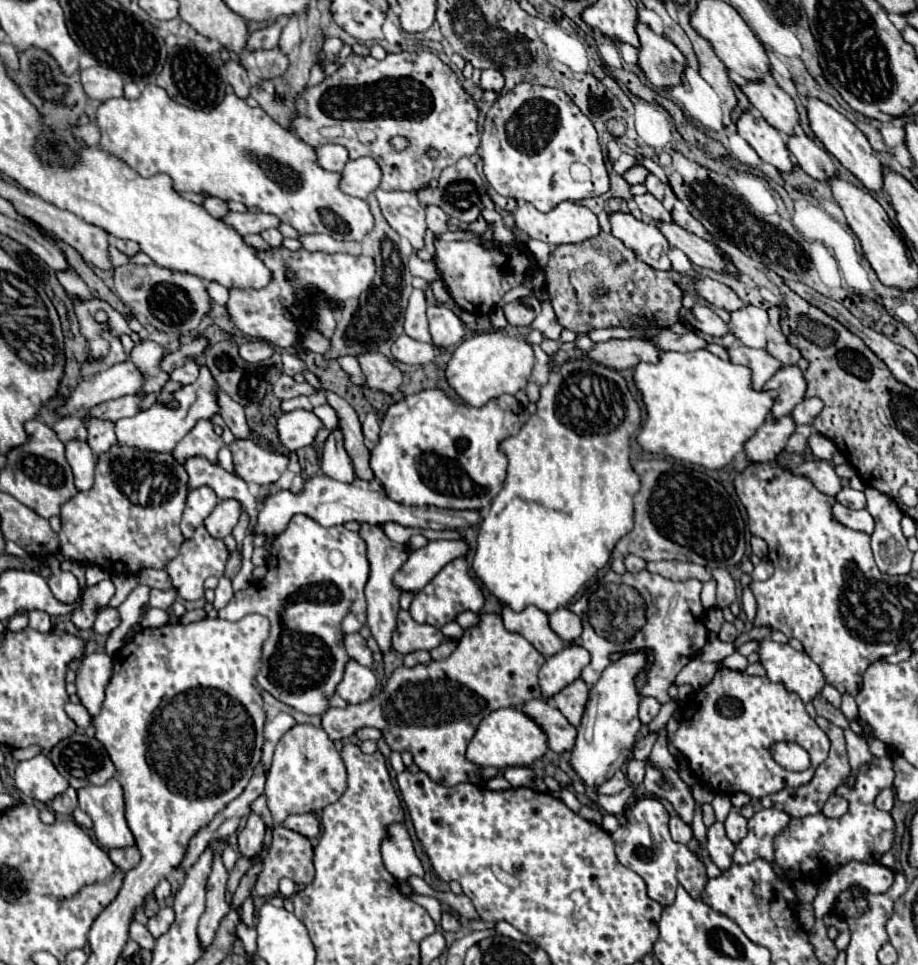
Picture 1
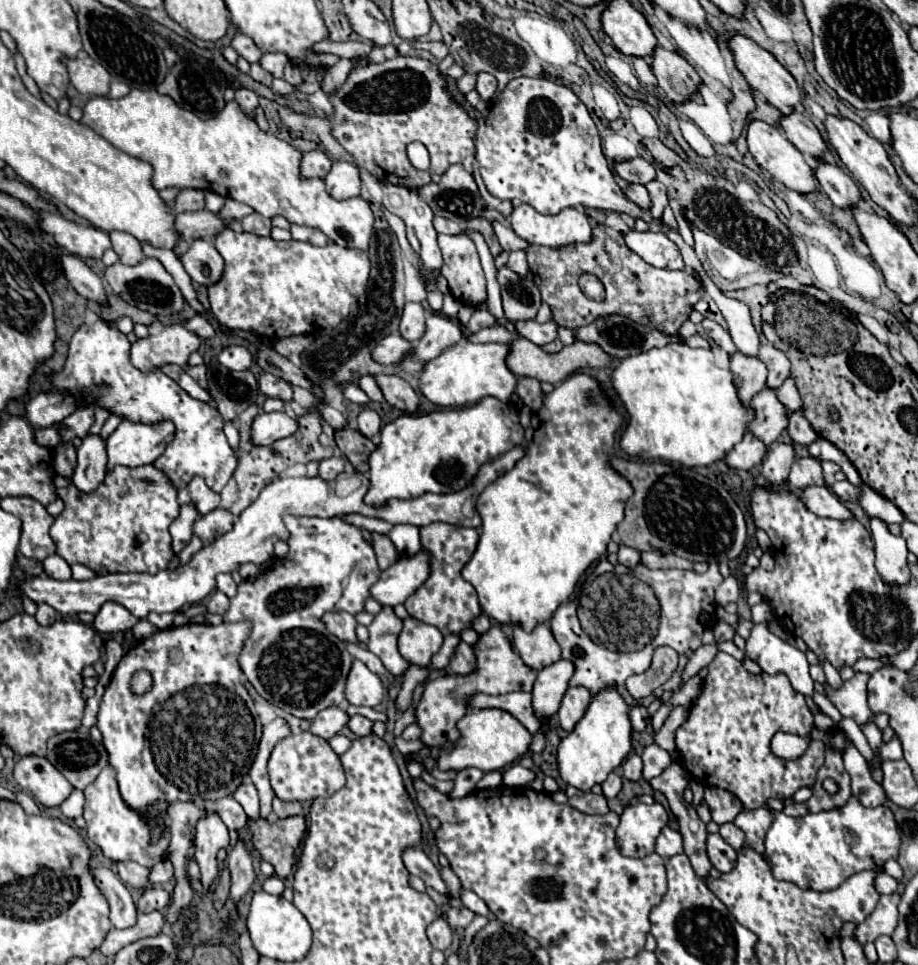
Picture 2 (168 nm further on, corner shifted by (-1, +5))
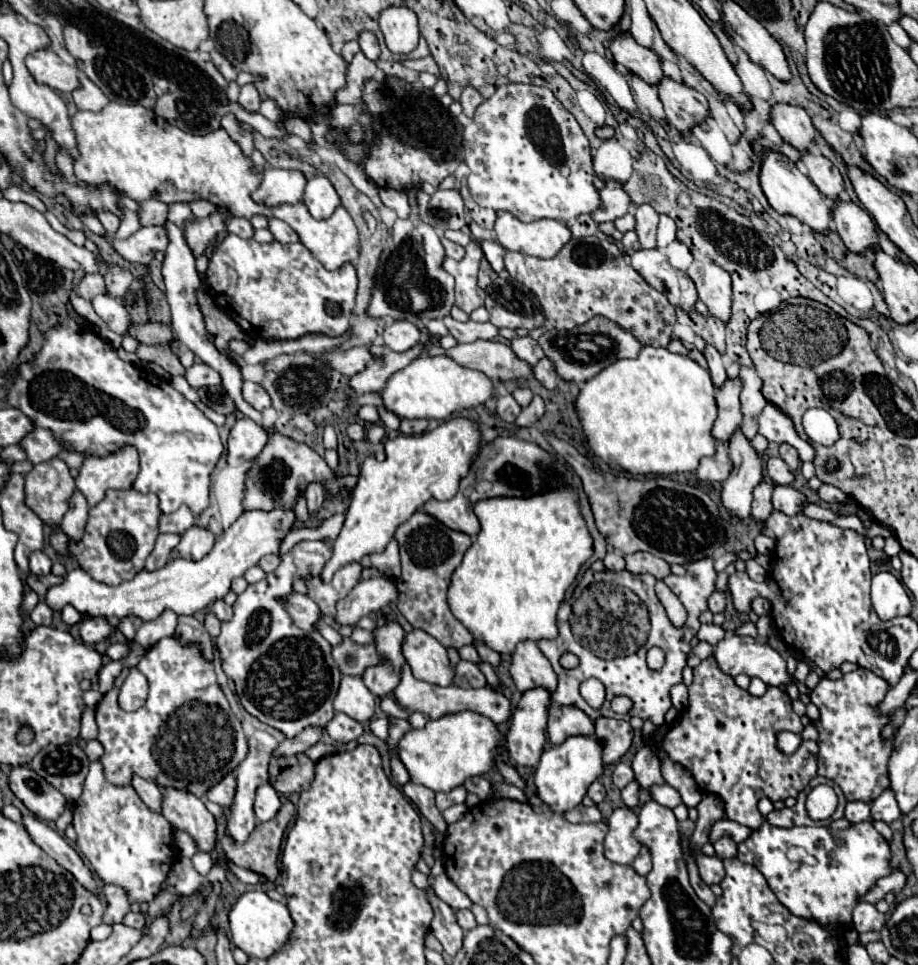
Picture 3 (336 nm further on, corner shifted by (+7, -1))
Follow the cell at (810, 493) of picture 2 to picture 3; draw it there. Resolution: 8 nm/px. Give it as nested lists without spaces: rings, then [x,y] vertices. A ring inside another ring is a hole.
[[[775,486],[773,490],[773,508],[781,510],[787,516],[797,516],[803,512],[803,506],[809,504],[809,498],[791,488],[791,486]]]

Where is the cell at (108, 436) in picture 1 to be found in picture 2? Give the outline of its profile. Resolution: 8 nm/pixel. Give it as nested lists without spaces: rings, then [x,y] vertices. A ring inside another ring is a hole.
[[[85,436],[77,448],[77,468],[73,472],[73,484],[81,492],[93,492],[105,478],[107,454],[105,442],[99,436]]]

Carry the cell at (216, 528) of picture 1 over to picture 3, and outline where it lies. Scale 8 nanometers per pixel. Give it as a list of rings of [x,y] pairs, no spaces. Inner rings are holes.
[[[195,524],[181,536],[177,550],[181,552],[183,558],[199,560],[213,548],[213,544],[215,544],[215,534],[209,532],[207,528],[203,528],[203,526]]]

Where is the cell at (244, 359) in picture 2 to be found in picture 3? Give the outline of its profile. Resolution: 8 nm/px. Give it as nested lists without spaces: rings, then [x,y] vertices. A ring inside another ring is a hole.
[[[193,364],[187,374],[185,380],[197,390],[197,388],[207,388],[207,386],[215,386],[221,384],[219,374],[215,374],[215,370],[211,370],[211,366],[207,364]]]

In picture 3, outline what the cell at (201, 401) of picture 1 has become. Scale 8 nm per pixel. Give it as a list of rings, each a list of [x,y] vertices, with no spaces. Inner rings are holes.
[[[121,446],[115,454],[103,458],[85,458],[79,476],[75,480],[89,502],[95,506],[103,500],[109,488],[129,488],[139,474],[139,452],[135,446]]]

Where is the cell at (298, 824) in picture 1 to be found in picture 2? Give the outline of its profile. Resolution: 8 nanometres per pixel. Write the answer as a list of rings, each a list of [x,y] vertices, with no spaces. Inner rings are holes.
[[[273,798],[273,812],[279,818],[287,818],[287,816],[295,816],[295,814],[303,814],[303,808],[299,802],[285,802],[281,798]]]

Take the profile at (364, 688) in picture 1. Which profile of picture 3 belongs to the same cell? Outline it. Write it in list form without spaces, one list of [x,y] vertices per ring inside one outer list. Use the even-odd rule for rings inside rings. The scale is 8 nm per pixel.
[[[343,676],[333,706],[337,712],[343,712],[365,724],[375,714],[375,696],[371,694],[371,690],[367,690],[361,678]]]

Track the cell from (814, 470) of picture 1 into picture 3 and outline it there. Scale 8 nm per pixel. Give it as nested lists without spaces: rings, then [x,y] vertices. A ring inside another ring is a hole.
[[[769,458],[765,464],[765,474],[775,482],[775,484],[791,484],[795,480],[795,474],[787,470],[787,464],[781,458]]]

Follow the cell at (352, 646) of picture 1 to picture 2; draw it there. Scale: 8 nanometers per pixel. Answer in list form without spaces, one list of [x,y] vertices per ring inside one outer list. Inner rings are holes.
[[[327,612],[327,614],[323,614],[321,622],[339,640],[343,640],[343,642],[355,642],[355,644],[359,642],[357,636],[355,636],[355,626],[357,626],[355,616],[347,614],[347,612]]]

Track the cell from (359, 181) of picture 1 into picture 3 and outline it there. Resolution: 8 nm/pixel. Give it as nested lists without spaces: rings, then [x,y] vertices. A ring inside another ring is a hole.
[[[315,176],[307,182],[303,202],[307,204],[309,212],[315,218],[327,218],[341,204],[341,198],[339,198],[335,186],[327,178]]]

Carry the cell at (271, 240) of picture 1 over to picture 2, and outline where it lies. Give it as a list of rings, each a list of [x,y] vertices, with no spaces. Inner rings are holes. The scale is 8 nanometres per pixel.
[[[257,212],[245,216],[245,218],[241,220],[241,224],[243,224],[243,230],[245,230],[245,232],[253,232],[253,234],[257,234],[257,236],[269,236],[269,232],[271,232],[271,220],[259,216]]]

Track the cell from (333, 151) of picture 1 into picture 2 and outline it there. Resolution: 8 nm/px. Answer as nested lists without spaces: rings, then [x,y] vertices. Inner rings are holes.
[[[319,150],[307,152],[301,158],[301,176],[305,176],[305,178],[323,178],[331,170],[331,164],[333,164],[333,160],[327,154],[323,154]]]

